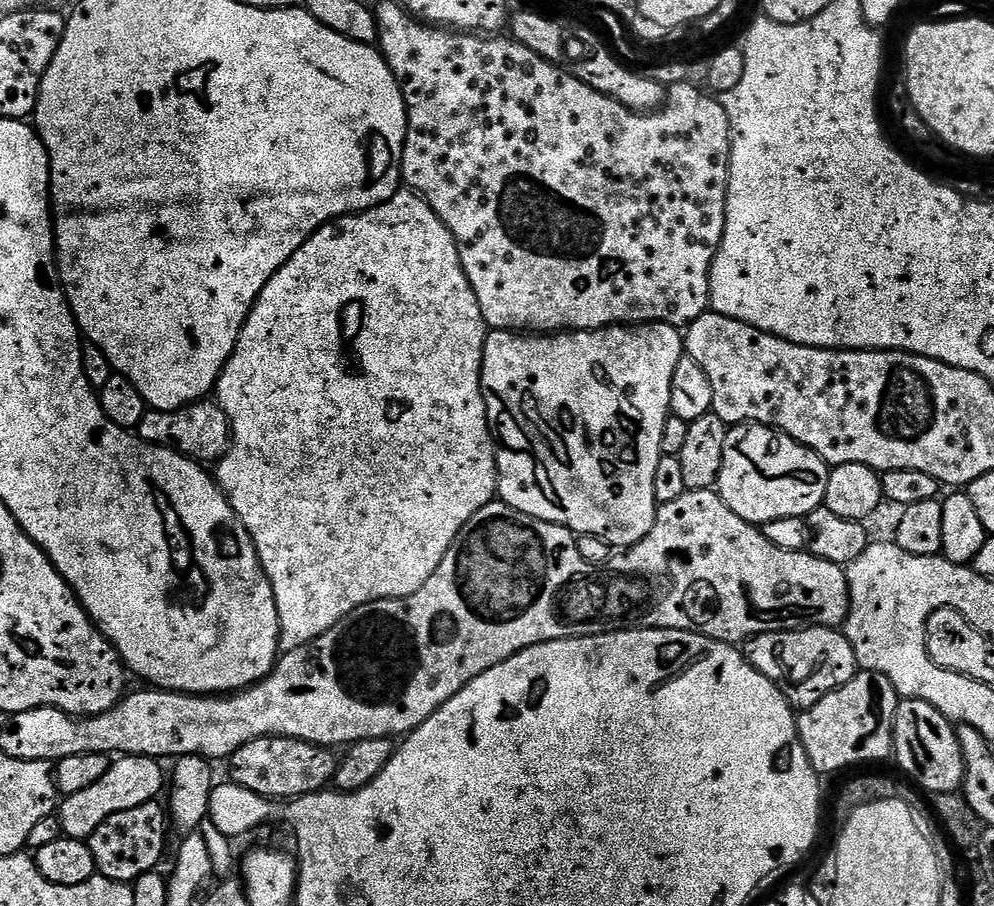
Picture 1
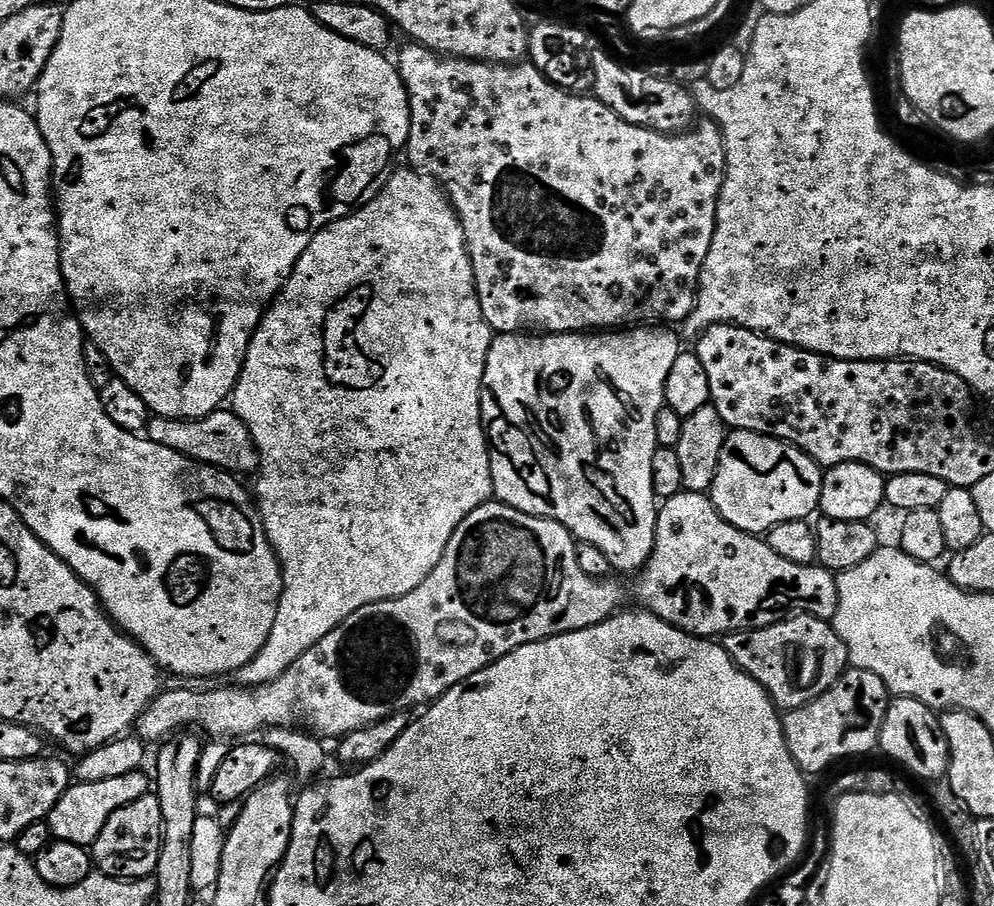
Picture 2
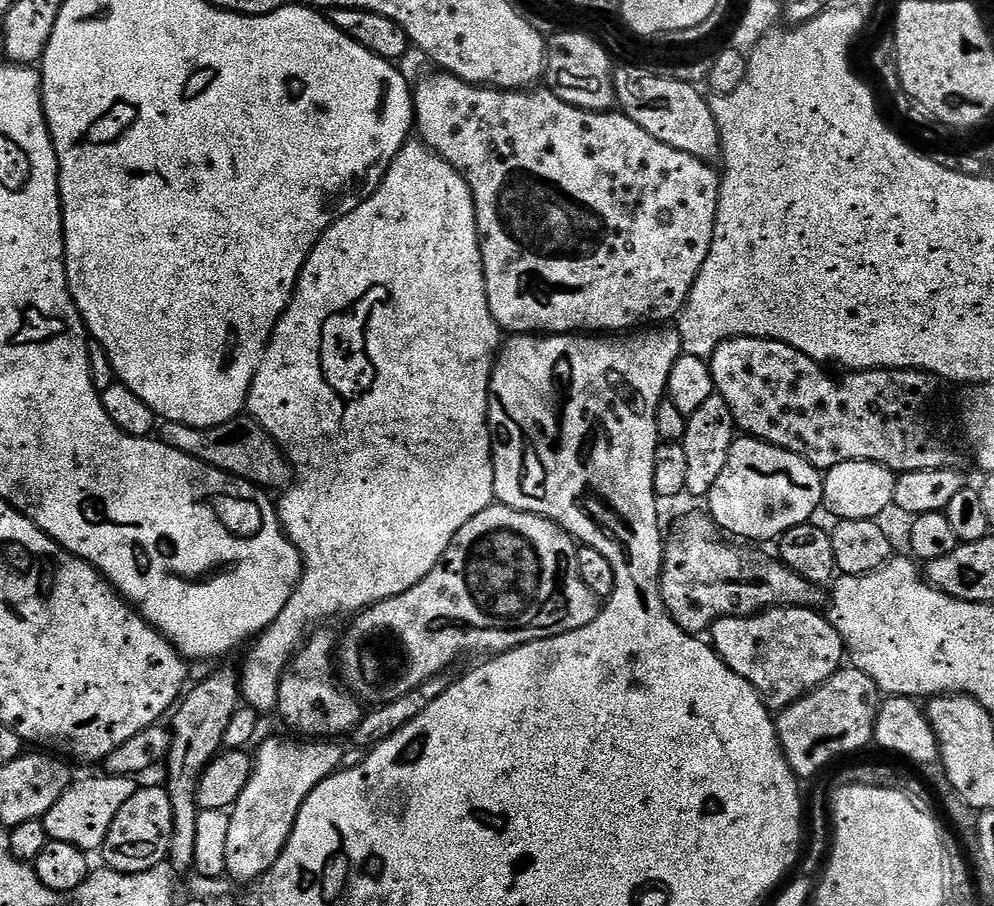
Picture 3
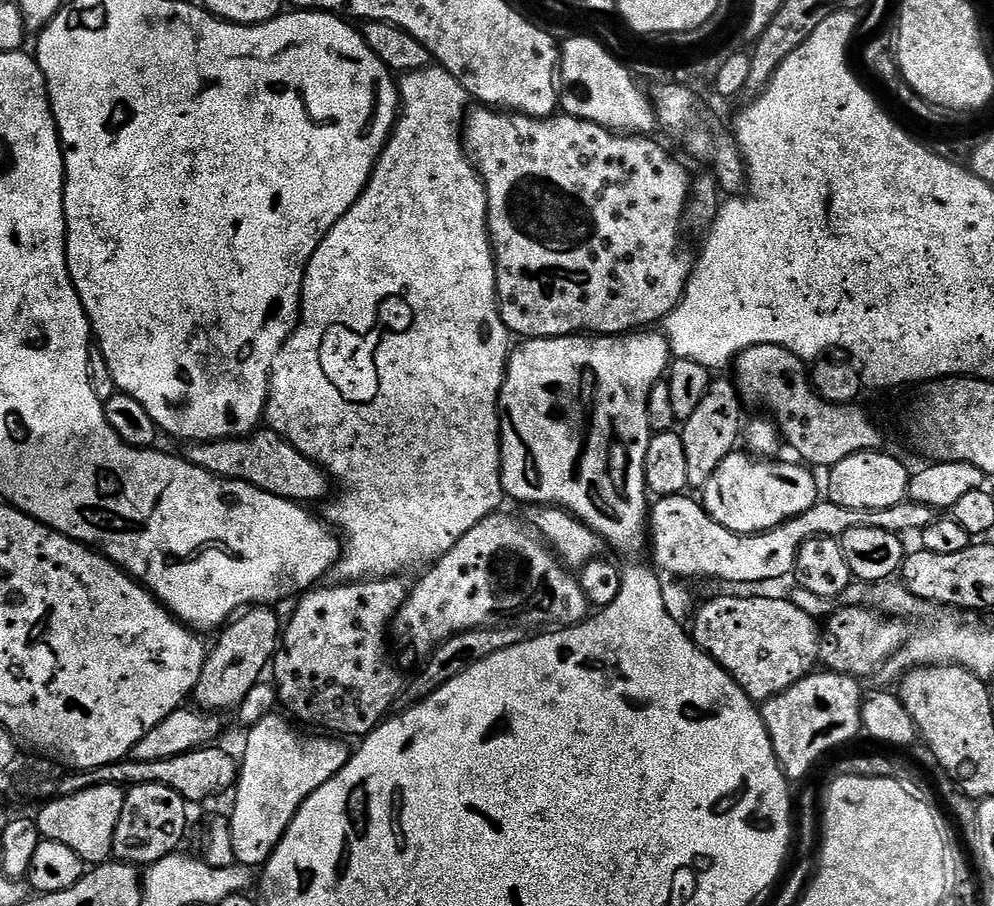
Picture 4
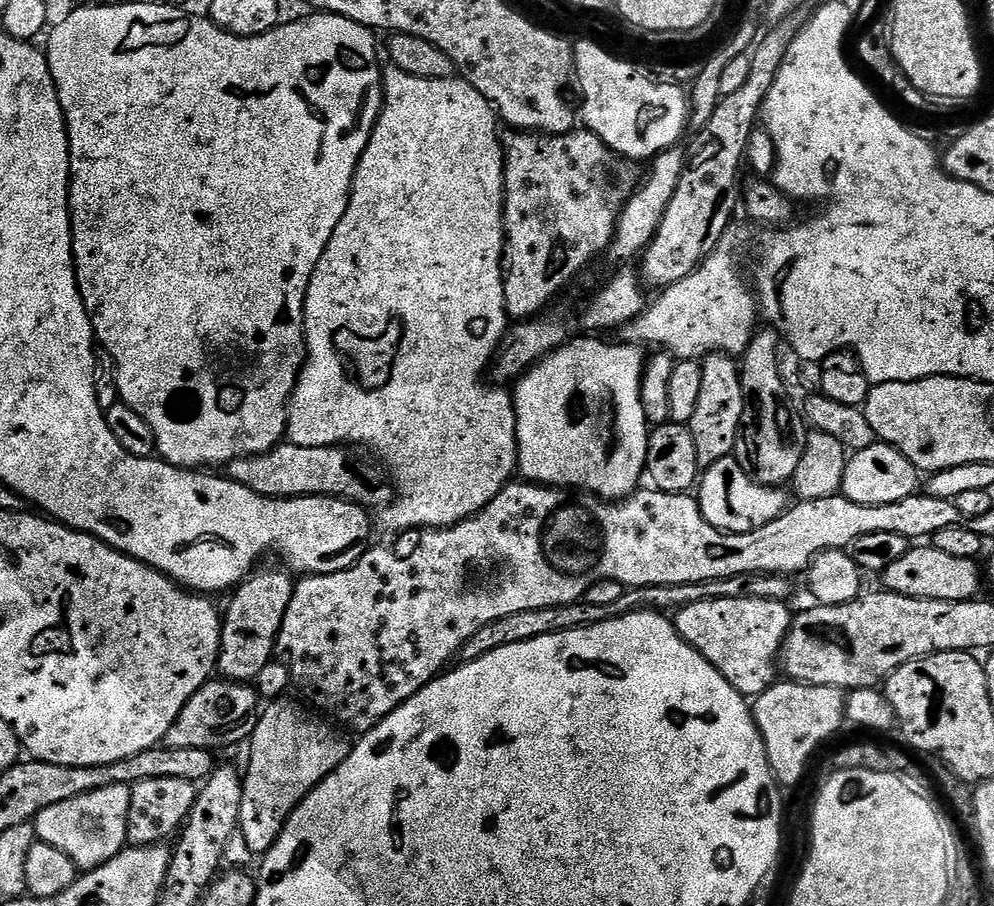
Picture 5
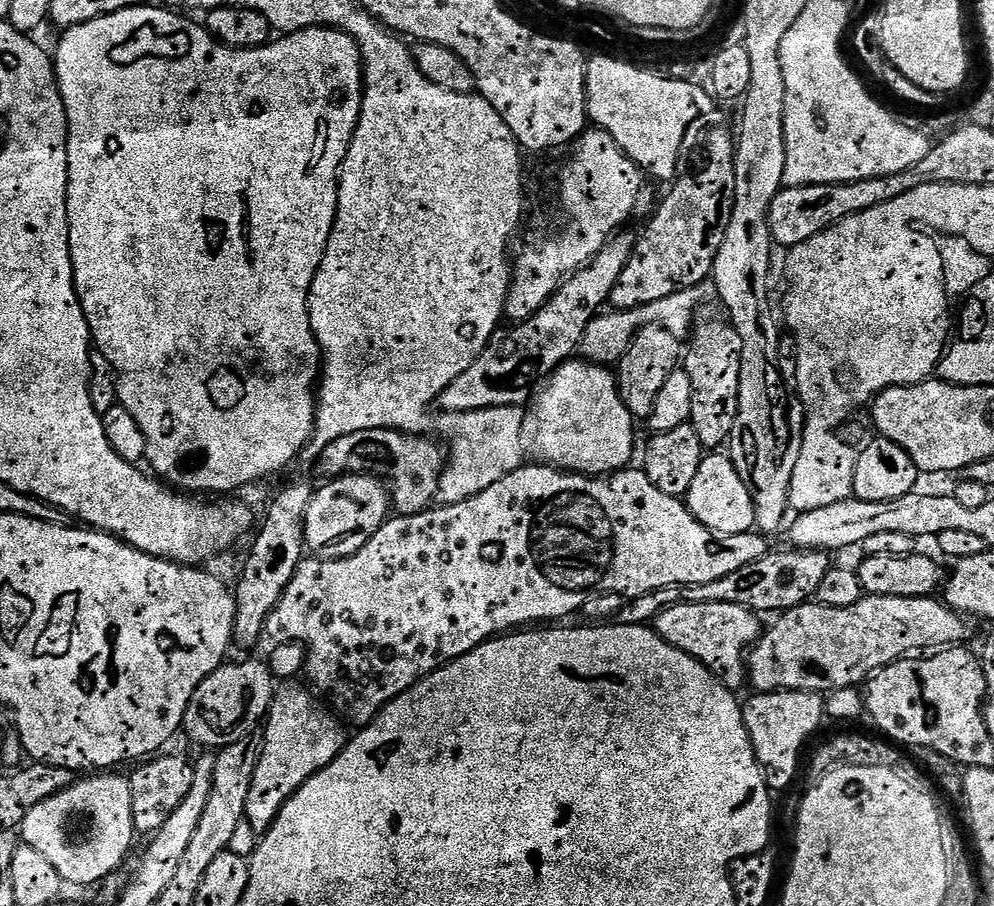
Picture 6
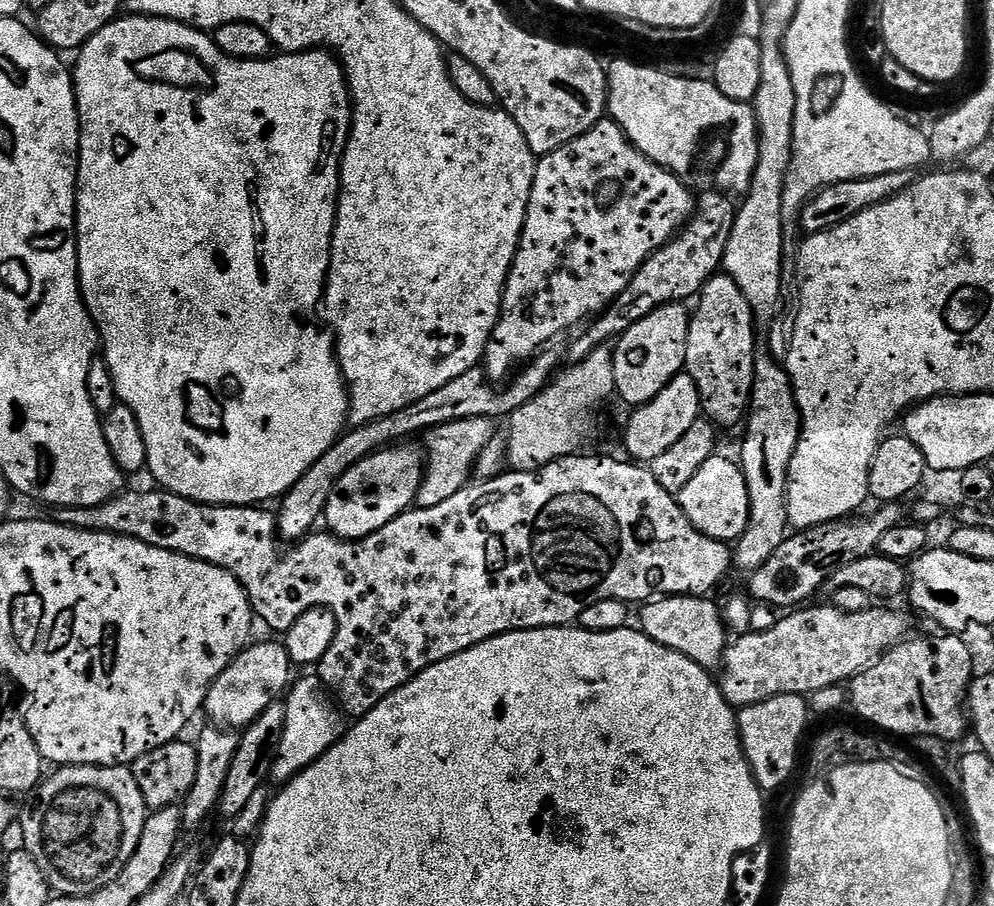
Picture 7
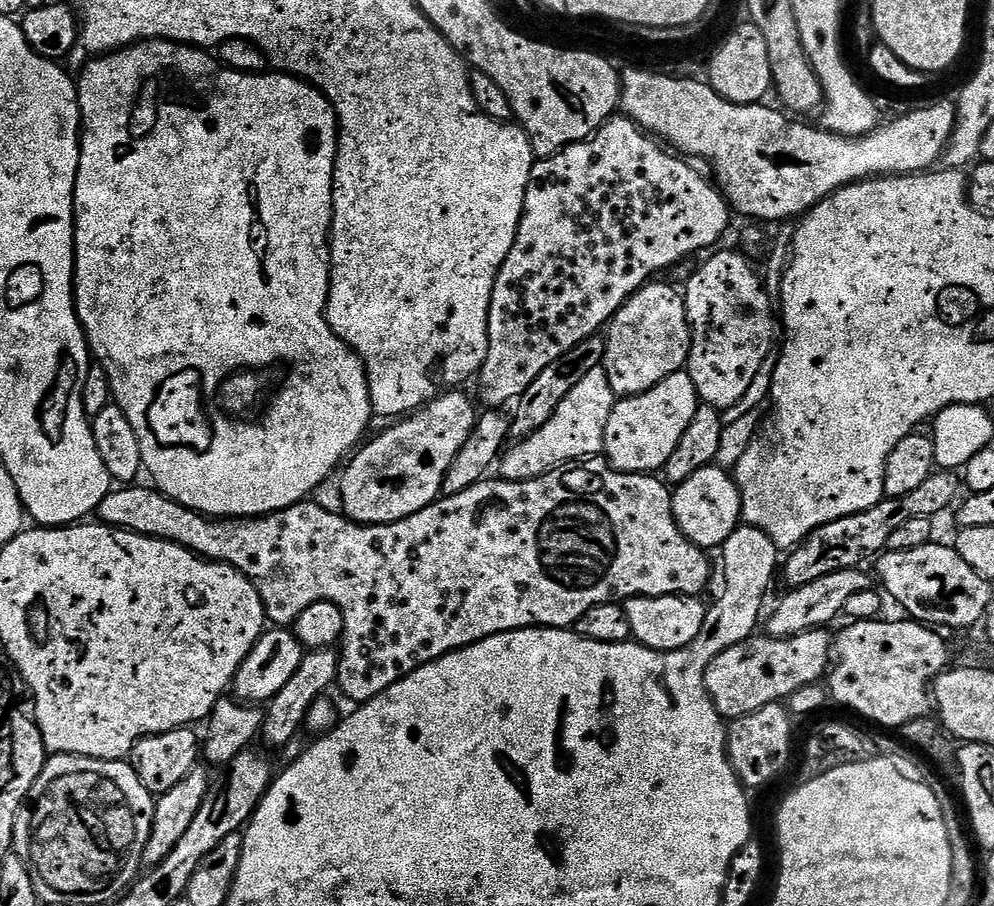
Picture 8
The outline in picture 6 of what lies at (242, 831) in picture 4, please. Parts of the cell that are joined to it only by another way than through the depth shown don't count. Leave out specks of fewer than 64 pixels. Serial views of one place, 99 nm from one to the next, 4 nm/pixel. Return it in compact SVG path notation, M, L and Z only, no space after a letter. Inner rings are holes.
M300 682L281 683L273 691L272 705L268 707L266 723L263 725L265 728L262 728L264 749L258 770L254 770L250 798L246 798L246 821L257 834L263 834L271 828L284 803L310 777L330 766L330 762L338 758L350 739L349 733L344 733L345 725L303 683L296 683Z

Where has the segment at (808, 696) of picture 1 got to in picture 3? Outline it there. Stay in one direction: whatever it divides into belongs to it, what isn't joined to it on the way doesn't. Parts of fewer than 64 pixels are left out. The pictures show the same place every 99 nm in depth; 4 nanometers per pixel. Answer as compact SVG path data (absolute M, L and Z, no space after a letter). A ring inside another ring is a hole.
M767 608L755 616L719 616L712 623L710 643L727 668L754 686L769 710L783 710L825 684L845 663L844 639L827 615L818 613L811 608Z

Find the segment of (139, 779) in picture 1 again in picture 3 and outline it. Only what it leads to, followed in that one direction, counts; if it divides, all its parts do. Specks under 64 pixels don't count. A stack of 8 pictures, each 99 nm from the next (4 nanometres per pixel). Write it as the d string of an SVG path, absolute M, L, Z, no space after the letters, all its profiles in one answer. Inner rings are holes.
M99 774L89 780L77 779L68 787L66 794L50 806L50 810L44 815L44 825L49 840L66 842L75 848L81 848L85 854L103 849L106 834L110 834L110 822L114 822L118 810L136 793L137 781L131 776L110 776Z

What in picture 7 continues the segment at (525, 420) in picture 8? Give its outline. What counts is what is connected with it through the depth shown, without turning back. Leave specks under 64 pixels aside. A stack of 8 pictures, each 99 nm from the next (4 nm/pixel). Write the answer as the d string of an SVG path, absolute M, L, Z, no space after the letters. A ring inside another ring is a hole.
M719 190L711 191L698 196L688 223L672 237L671 242L646 258L634 278L630 278L626 290L622 290L616 301L609 304L583 329L584 336L578 337L568 348L569 361L579 362L594 349L615 341L623 332L630 330L630 326L663 304L679 304L699 297L705 282L721 271L726 242L730 242L730 234L734 230L737 205L731 195Z

